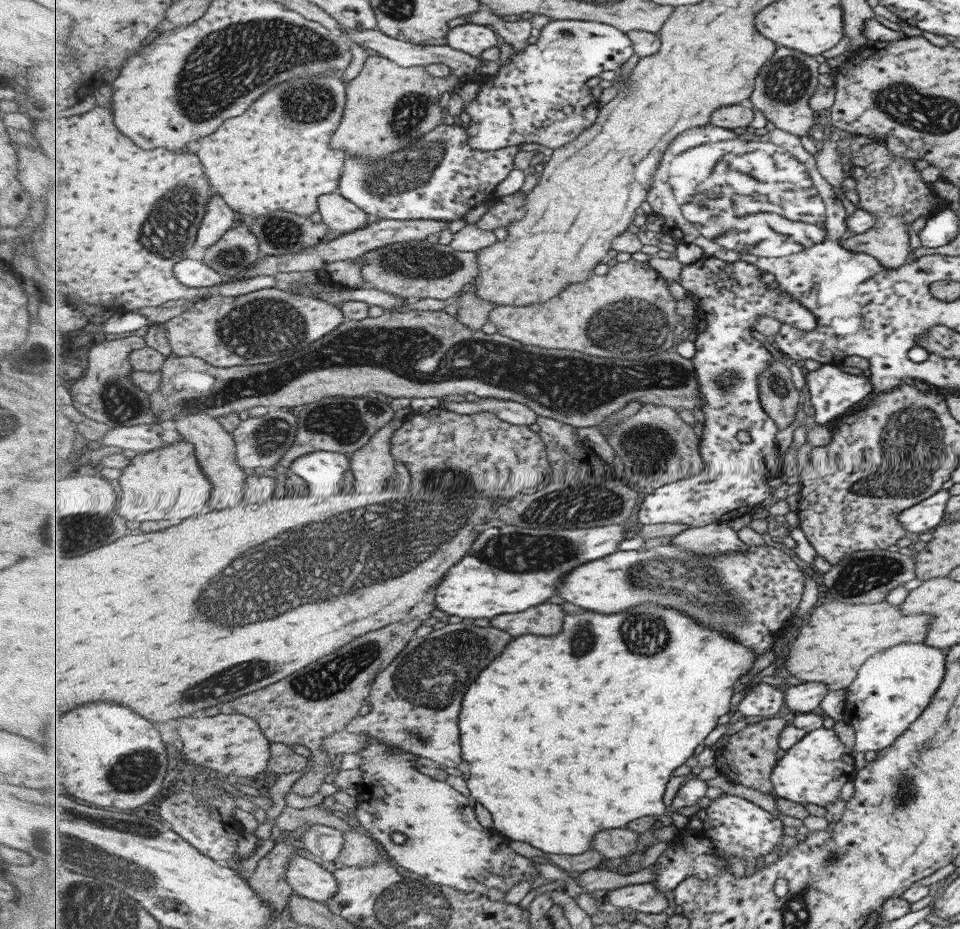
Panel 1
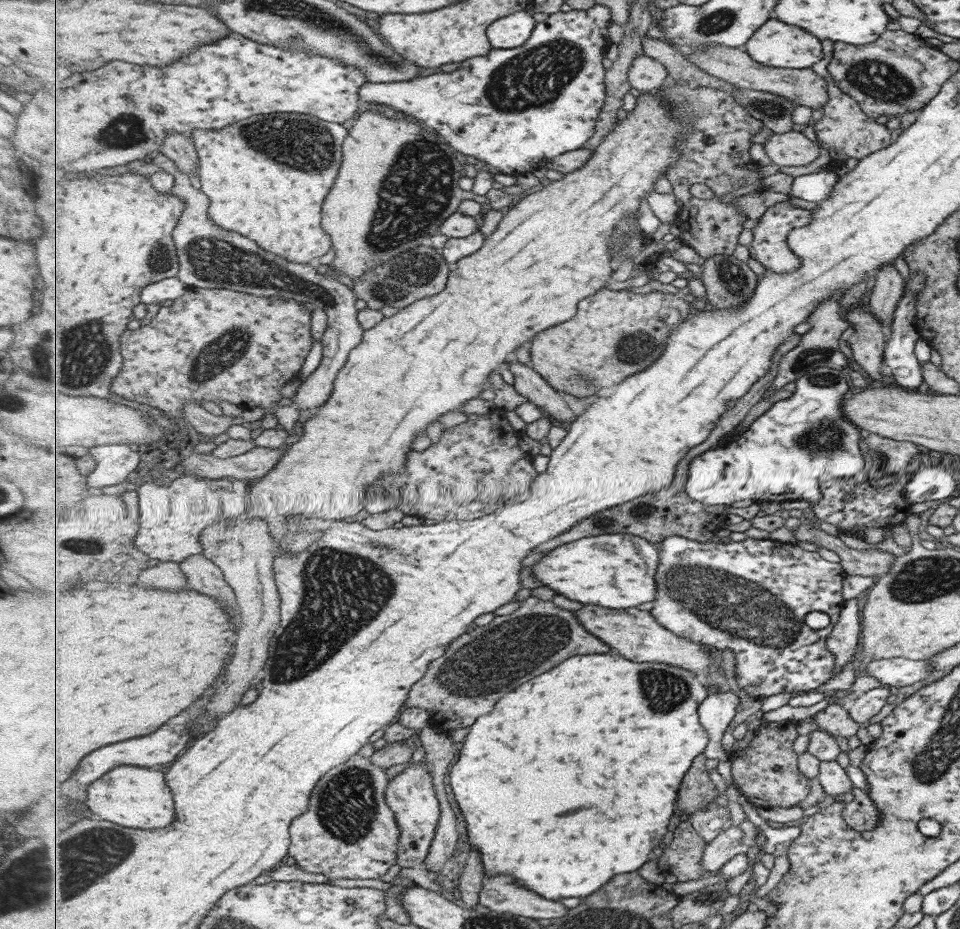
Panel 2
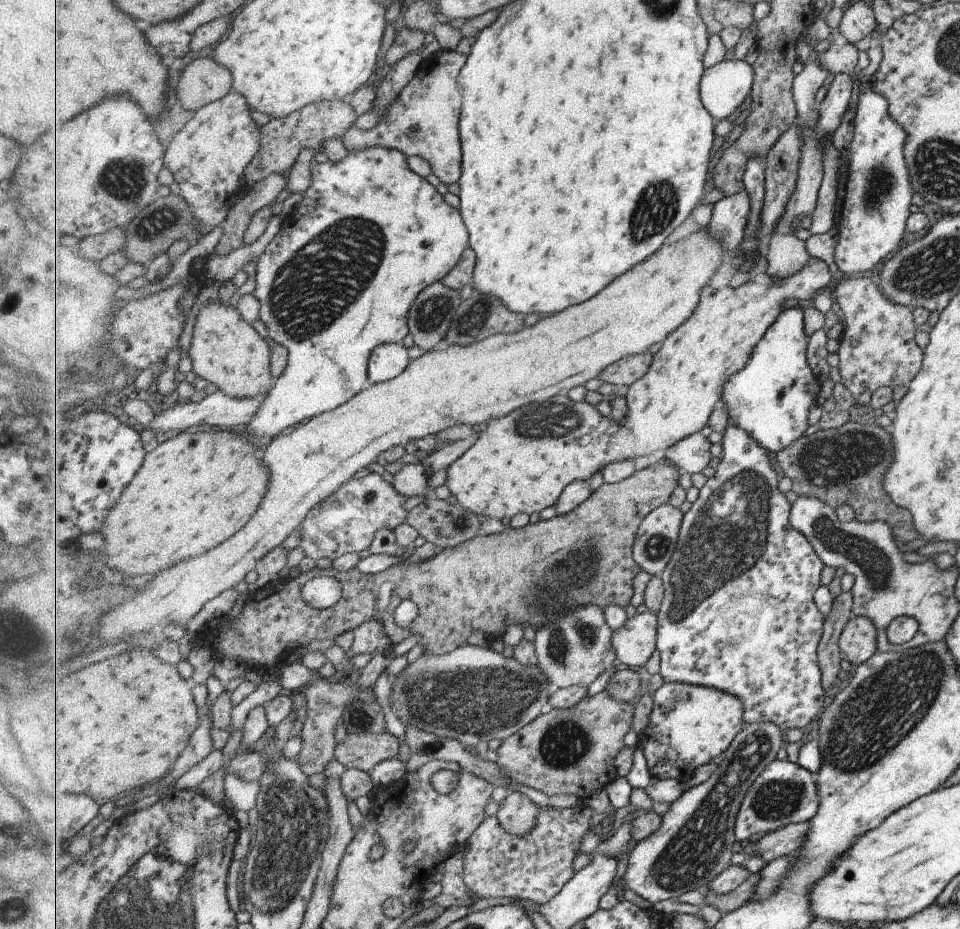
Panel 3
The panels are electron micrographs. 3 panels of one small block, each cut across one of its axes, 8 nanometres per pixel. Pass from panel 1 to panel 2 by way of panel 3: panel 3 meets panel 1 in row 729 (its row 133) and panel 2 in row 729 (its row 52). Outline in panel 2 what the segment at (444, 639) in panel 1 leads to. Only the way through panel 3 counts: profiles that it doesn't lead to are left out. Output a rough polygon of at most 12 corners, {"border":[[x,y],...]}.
{"border":[[525,599],[433,660],[405,704],[451,734],[577,655],[615,652]]}

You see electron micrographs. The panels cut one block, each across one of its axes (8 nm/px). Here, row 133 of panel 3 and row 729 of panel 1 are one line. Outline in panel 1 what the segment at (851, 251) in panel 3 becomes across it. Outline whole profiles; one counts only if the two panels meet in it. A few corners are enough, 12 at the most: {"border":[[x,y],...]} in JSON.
{"border":[[899,643],[844,689],[853,752],[889,746],[929,704],[943,650]]}

